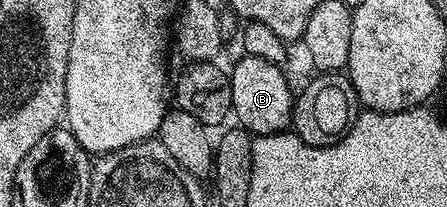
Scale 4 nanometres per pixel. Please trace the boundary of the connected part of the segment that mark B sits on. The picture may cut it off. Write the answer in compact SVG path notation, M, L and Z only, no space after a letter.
M241 55L229 73L231 99L233 100L232 116L237 117L236 124L248 129L258 137L272 133L284 133L293 124L294 90L289 90L289 81L285 78L284 68L266 59Z

